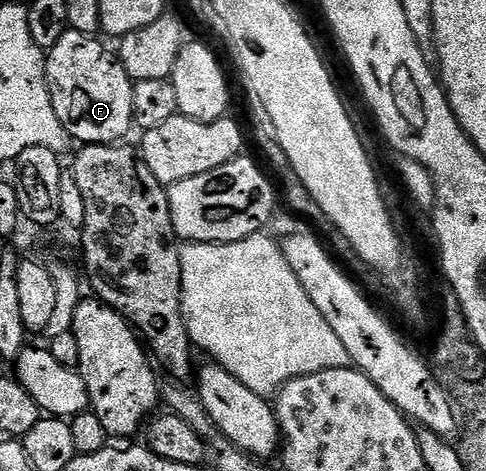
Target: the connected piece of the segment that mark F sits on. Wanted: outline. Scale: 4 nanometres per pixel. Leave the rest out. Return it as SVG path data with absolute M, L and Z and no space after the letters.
M65 30L63 36L59 36L57 43L47 51L45 56L45 79L49 85L49 91L51 92L51 104L55 108L55 116L59 116L59 120L63 124L63 128L69 133L70 139L76 140L81 144L117 144L122 141L121 138L128 130L134 129L133 125L133 113L131 112L131 92L133 91L133 81L127 76L127 72L123 68L120 58L112 49L108 50L103 43L100 42L100 37L90 36L79 32L78 30Z

